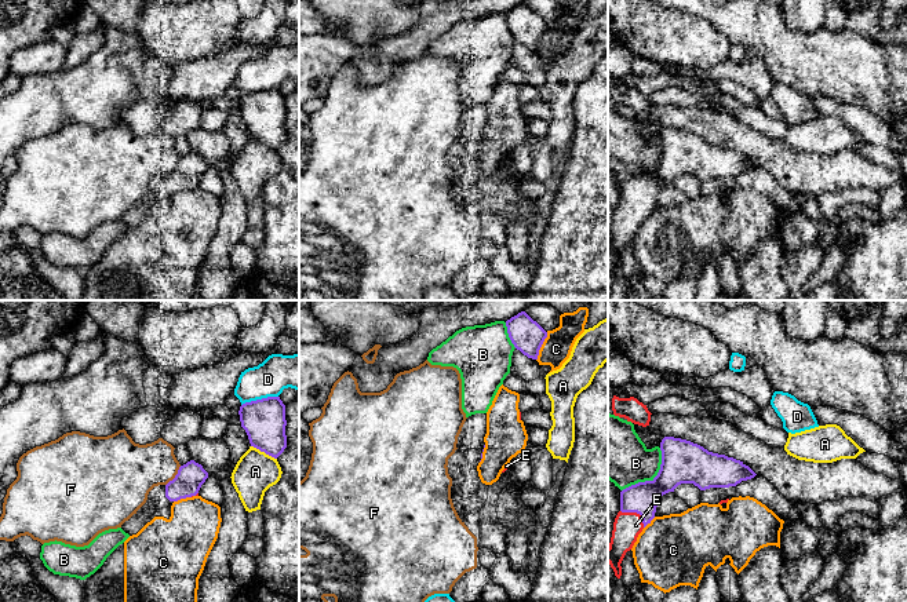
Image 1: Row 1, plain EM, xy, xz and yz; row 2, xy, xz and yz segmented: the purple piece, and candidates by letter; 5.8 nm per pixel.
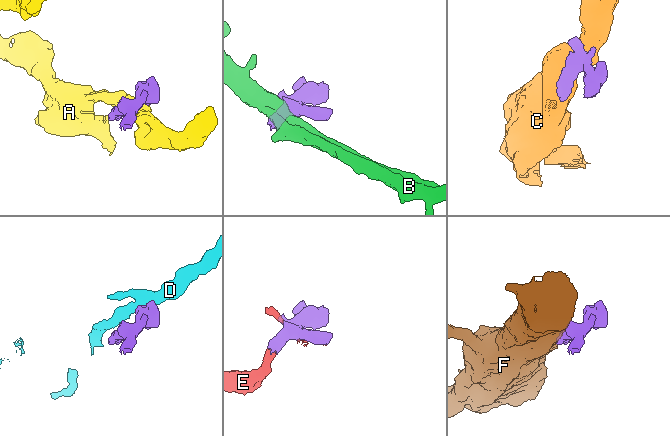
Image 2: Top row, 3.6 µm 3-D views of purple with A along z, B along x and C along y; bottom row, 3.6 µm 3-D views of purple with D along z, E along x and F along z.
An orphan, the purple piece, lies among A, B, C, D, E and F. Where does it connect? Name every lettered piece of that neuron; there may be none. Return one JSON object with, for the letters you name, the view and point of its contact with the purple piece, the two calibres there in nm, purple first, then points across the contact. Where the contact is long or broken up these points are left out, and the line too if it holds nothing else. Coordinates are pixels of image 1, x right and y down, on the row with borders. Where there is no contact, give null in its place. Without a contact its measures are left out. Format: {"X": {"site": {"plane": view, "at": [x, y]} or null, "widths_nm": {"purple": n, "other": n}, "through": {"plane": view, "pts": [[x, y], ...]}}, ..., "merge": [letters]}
{"E": {"site": {"plane": "yz", "at": [636, 511]}, "widths_nm": {"purple": 190, "other": 160}}, "merge": ["E"]}

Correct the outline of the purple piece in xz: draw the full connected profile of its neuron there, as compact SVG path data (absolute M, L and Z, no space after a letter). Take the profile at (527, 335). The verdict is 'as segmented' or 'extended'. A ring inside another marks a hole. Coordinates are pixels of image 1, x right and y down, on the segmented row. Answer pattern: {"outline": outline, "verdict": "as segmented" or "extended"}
{"outline": "M525 311L506 321L507 333L517 350L532 360L538 360L539 350L547 338L547 332Z", "verdict": "as segmented"}

